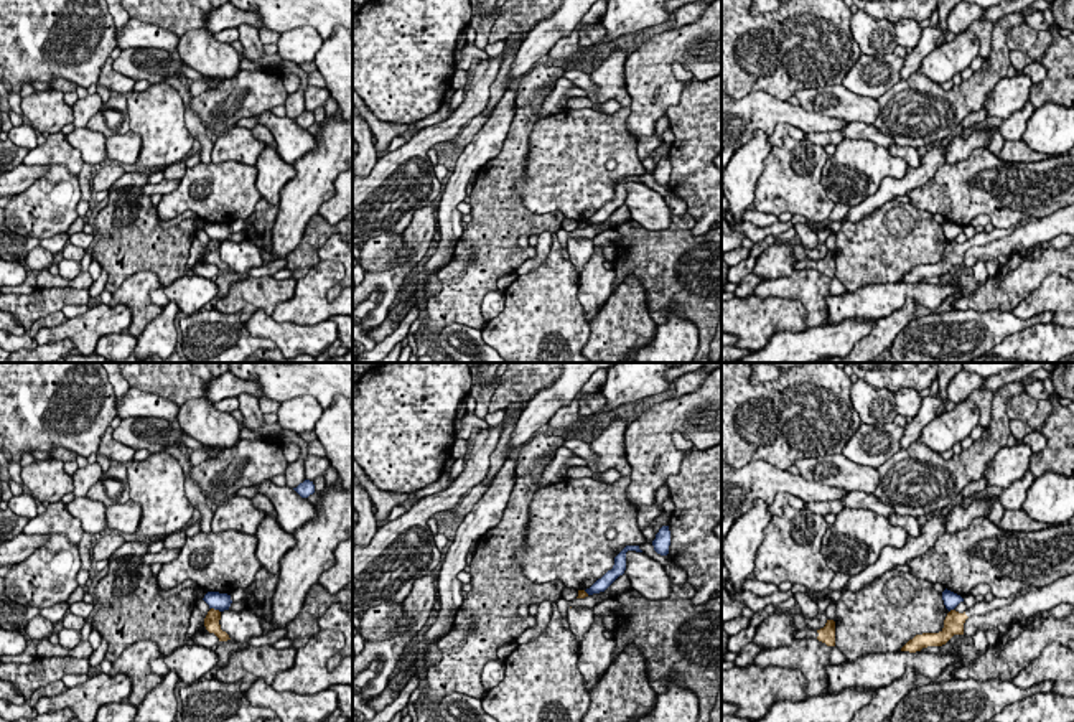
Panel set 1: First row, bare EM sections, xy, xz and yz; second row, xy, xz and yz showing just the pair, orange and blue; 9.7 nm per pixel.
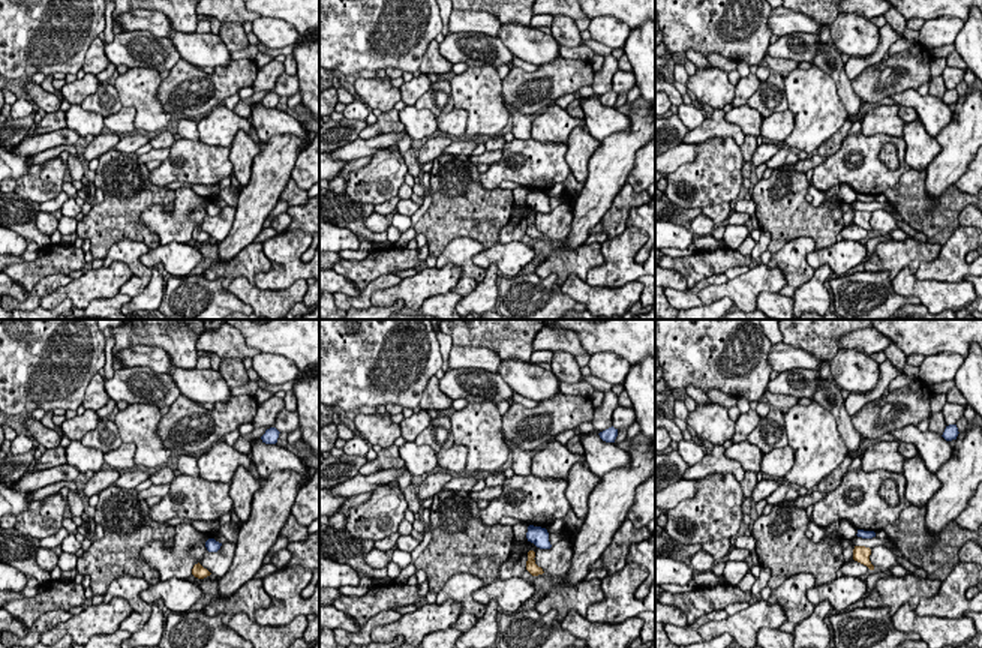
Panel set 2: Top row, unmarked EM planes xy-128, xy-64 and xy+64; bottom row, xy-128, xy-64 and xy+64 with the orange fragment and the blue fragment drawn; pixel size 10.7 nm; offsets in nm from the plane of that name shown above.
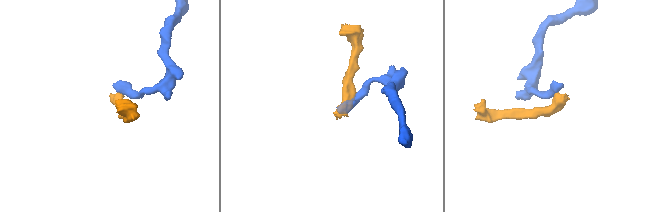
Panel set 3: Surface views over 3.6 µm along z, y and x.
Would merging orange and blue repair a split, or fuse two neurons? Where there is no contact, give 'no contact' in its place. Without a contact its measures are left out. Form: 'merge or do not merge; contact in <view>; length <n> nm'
do not merge; contact in xy; length 110 nm

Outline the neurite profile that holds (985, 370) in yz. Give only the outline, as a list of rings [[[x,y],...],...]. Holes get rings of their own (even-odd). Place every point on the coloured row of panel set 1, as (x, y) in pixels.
[[[962,363],[962,368],[969,373],[975,373],[982,377],[1000,374],[1002,371],[1013,369],[1023,363]]]

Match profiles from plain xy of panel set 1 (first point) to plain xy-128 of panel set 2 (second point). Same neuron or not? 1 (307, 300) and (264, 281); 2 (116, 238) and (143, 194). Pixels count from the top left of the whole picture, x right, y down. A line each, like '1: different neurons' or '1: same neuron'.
1: same neuron
2: same neuron

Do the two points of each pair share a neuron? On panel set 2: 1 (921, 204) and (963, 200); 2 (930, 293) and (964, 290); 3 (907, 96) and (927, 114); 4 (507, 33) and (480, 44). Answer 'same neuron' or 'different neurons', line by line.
1: same neuron
2: same neuron
3: same neuron
4: different neurons

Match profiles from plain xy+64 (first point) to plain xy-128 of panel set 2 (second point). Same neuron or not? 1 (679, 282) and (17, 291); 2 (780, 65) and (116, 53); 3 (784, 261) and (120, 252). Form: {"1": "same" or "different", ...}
{"1": "same", "2": "different", "3": "same"}

